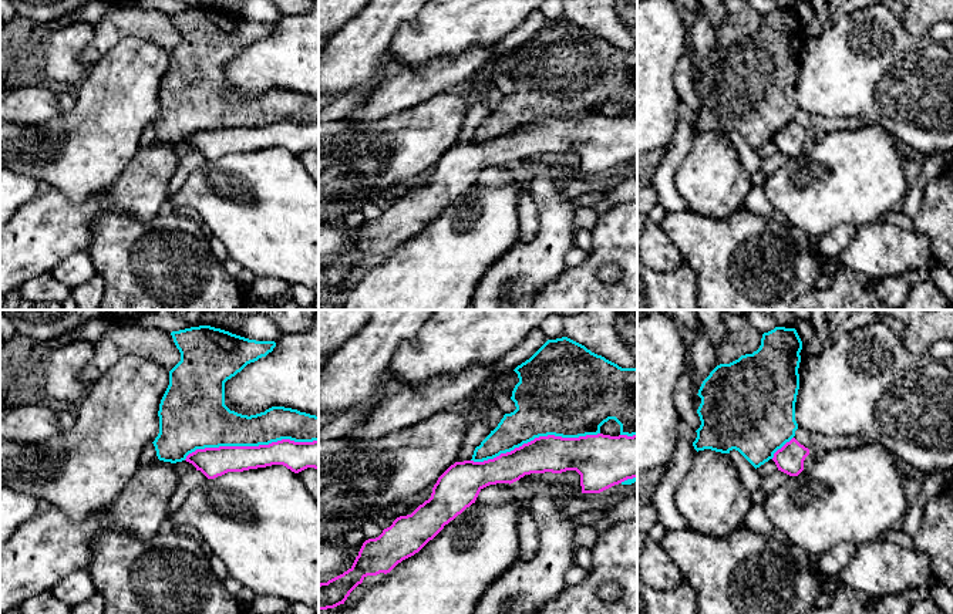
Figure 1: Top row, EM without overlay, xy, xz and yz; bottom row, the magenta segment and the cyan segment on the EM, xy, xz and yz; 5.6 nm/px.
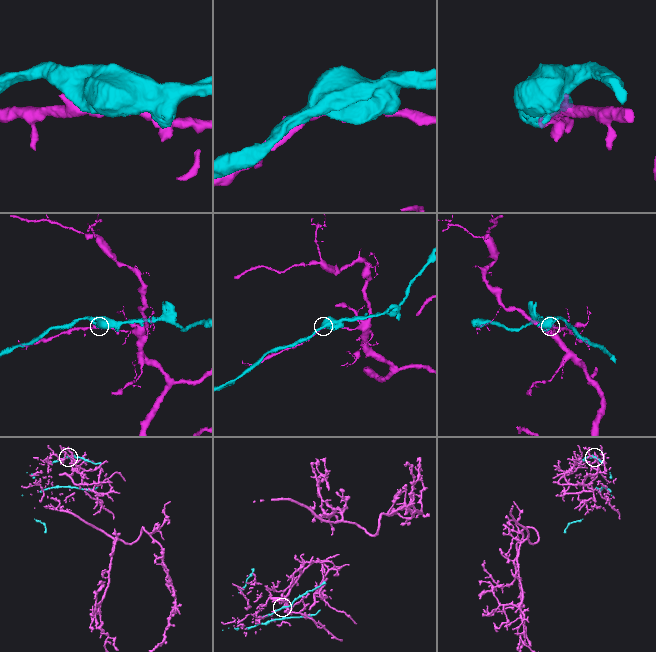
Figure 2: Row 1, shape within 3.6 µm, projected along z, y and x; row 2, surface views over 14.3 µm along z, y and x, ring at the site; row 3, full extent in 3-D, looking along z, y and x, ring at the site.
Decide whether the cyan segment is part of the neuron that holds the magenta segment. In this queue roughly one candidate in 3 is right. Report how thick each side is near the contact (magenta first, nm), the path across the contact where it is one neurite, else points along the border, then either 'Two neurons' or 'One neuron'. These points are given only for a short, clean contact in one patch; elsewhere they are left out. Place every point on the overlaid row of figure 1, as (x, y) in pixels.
Thickness 170 nm (magenta) against 260 nm. Two neurons

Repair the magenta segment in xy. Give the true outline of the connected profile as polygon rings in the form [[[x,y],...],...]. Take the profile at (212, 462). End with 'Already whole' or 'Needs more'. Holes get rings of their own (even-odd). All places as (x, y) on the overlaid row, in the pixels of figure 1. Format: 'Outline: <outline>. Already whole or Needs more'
Outline: [[[282,439],[259,446],[205,448],[189,453],[185,460],[208,479],[215,479],[228,472],[243,472],[272,465],[283,465],[294,473],[307,468],[319,470],[319,441]]]. Already whole

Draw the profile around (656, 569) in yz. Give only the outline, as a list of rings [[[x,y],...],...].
[[[637,530],[640,581],[656,590],[673,590],[686,581],[677,564],[647,533]]]

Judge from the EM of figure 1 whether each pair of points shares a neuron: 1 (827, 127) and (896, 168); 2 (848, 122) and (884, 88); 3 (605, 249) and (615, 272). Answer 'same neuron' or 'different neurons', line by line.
1: different neurons
2: different neurons
3: different neurons

